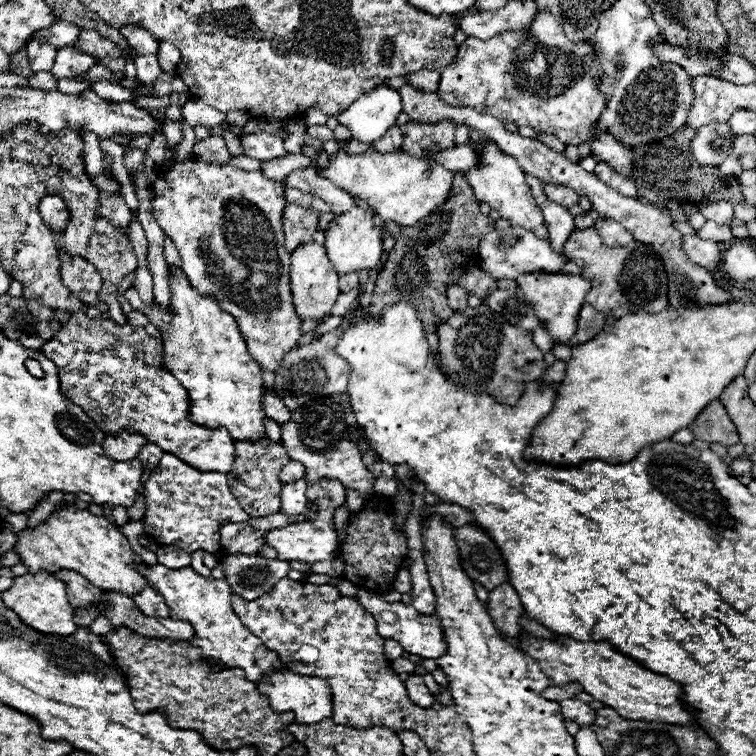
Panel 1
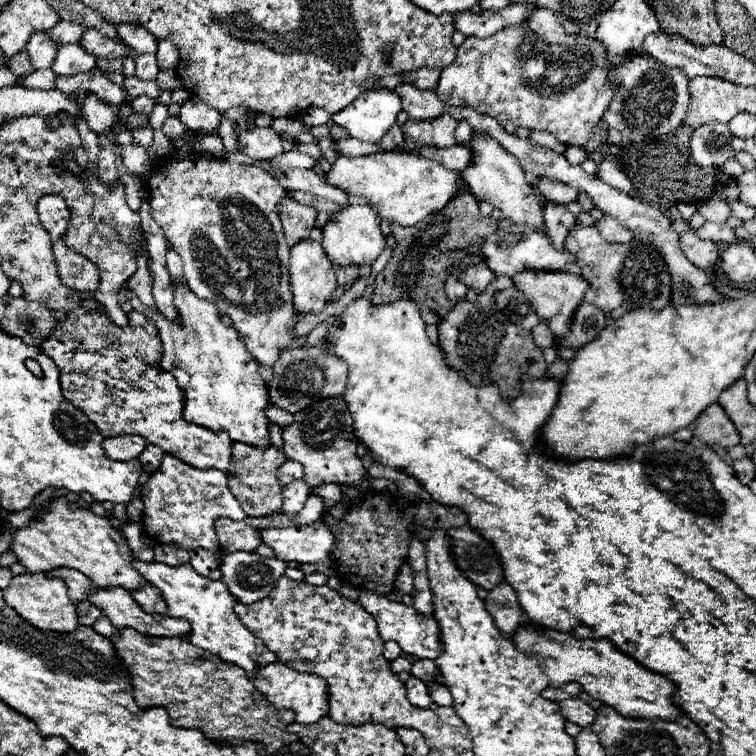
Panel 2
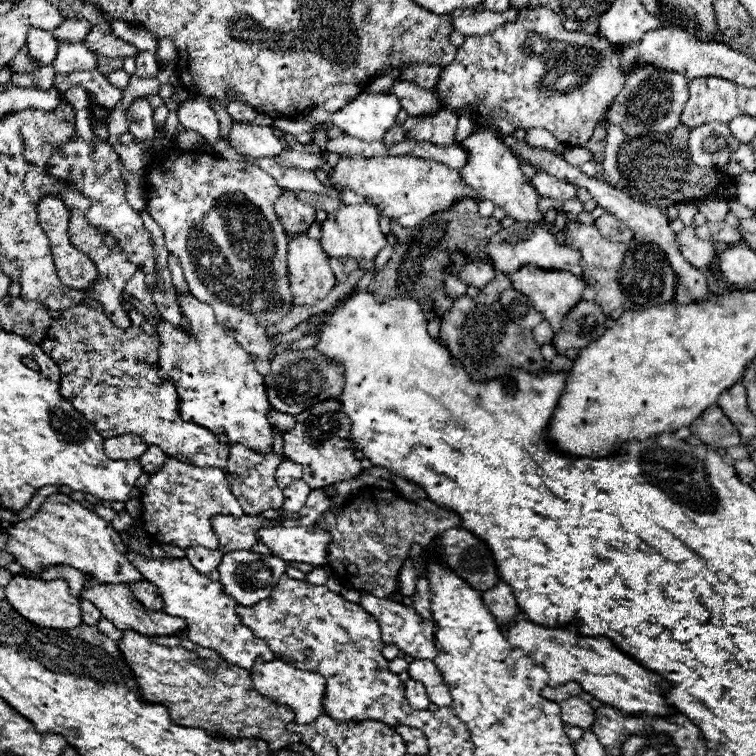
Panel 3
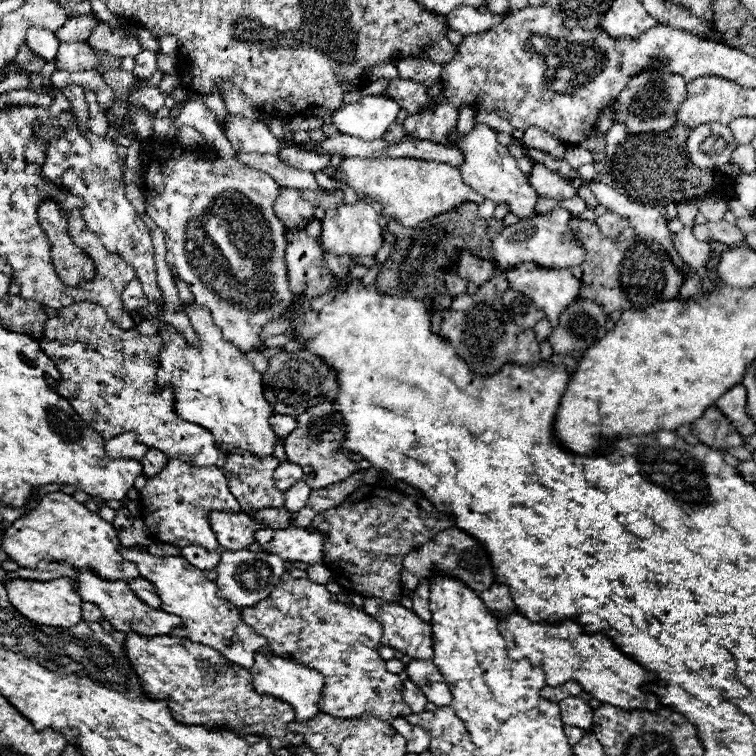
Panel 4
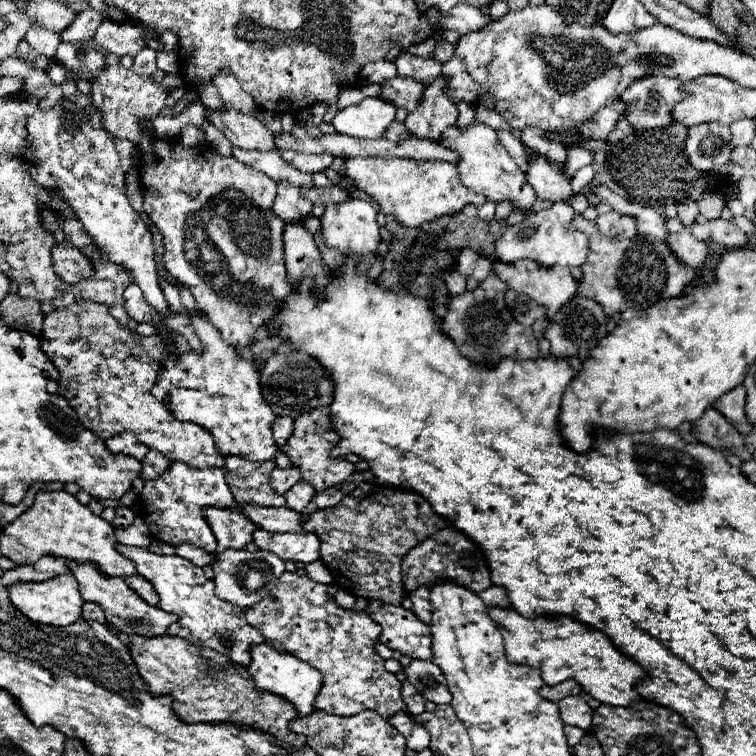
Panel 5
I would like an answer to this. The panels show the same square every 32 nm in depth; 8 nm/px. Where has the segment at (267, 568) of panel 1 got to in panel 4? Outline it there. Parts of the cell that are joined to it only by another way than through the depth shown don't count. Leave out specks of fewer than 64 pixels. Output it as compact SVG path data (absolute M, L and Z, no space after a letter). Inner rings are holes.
M226 550L220 554L220 562L216 564L216 584L220 596L232 600L238 608L252 606L266 598L270 590L280 582L280 576L286 572L284 560L276 554L268 552L250 552L250 550Z

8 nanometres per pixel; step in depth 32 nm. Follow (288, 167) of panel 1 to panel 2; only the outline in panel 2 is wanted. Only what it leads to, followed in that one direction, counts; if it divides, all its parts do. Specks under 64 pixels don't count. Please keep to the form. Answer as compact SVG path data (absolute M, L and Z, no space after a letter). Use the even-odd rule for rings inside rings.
M290 150L290 152L284 152L280 156L276 156L272 160L282 172L284 170L290 170L290 168L302 168L302 170L308 170L308 168L314 168L318 164L316 158L308 156L308 154L302 154L302 152L296 152L296 150Z

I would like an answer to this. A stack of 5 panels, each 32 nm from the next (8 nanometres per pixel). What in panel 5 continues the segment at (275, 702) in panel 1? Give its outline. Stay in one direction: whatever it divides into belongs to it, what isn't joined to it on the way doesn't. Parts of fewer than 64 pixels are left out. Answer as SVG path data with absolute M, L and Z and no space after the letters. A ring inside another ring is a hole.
M266 640L264 644L258 644L256 648L252 648L252 664L248 666L248 672L250 672L258 690L266 690L266 692L272 692L276 696L284 696L288 702L292 702L296 706L300 718L314 712L312 702L320 692L322 674L316 668L310 668L310 664L300 662L296 656L292 656L288 652L278 652Z

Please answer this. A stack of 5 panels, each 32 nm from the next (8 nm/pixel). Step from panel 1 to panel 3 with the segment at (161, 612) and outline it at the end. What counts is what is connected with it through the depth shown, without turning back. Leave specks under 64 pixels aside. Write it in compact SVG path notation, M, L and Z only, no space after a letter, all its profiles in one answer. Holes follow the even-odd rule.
M140 580L140 584L132 584L130 590L134 592L136 600L140 600L148 610L158 610L158 612L160 612L160 610L164 608L164 602L162 602L162 598L158 596L156 586L152 586L150 582Z

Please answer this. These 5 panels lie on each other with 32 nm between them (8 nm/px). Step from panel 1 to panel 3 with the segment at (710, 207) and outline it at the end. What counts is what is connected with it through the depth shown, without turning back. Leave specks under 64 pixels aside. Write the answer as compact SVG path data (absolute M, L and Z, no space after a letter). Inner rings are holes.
M706 198L696 202L698 212L706 216L708 222L722 222L728 214L728 202L720 198Z

